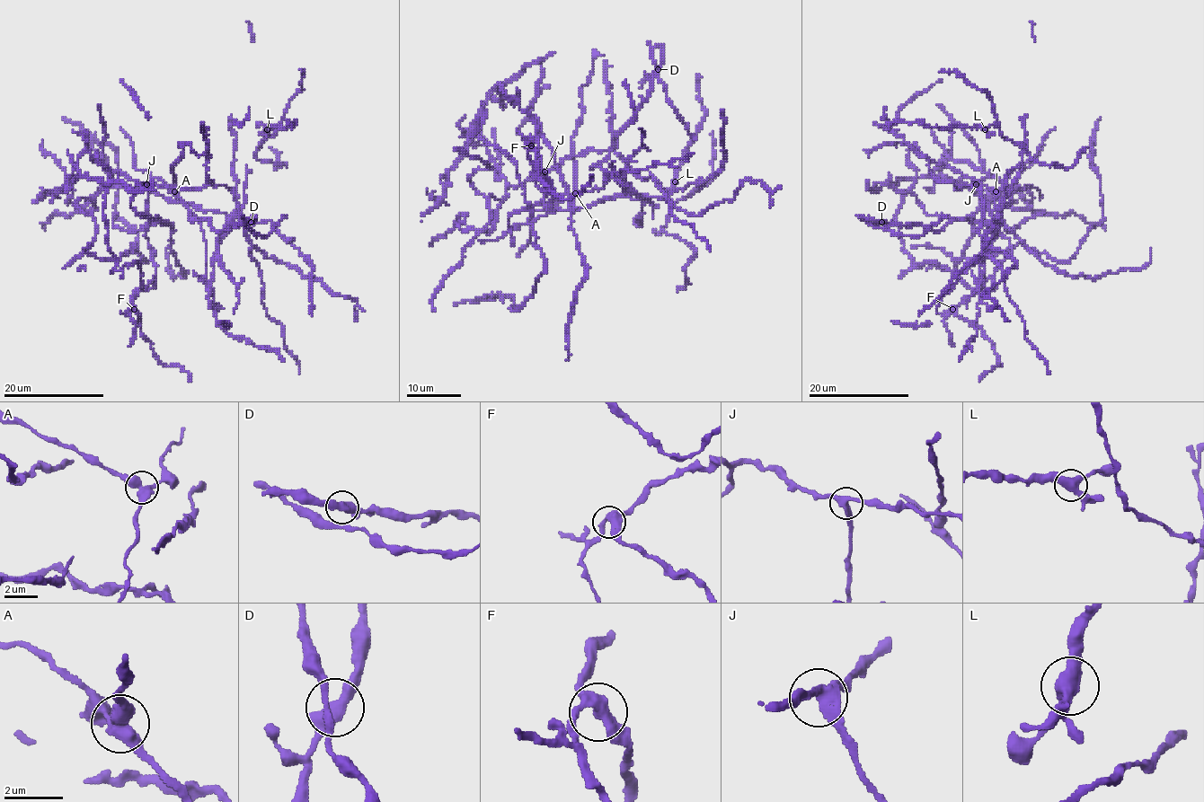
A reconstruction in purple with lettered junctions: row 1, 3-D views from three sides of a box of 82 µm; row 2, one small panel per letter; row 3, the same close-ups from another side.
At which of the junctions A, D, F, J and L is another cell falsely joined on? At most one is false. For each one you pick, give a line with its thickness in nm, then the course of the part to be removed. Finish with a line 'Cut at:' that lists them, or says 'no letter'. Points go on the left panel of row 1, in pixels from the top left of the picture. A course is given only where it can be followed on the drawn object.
A: Thickness 460 nm. Course of the part to remove: (174, 192), (204, 233), (208, 283), (213, 275), (214, 253), (235, 217), (270, 221), (313, 268), (310, 314)
Cut at: A

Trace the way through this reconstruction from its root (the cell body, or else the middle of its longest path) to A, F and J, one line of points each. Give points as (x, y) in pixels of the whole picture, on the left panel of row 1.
A: (115, 187), (155, 190), (169, 199), (233, 217), (208, 283), (200, 221), (174, 192)
F: (115, 187), (92, 197), (116, 171), (147, 187), (146, 239), (155, 284), (136, 293), (134, 309)
J: (115, 187), (107, 187), (92, 197), (116, 171), (146, 184)

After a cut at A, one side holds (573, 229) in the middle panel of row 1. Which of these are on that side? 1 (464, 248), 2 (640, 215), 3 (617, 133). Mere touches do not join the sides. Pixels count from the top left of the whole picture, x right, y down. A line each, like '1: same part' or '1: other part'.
1: same part
2: other part
3: same part

